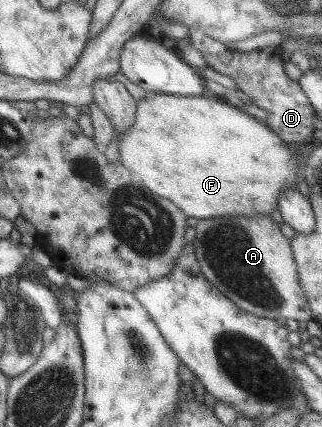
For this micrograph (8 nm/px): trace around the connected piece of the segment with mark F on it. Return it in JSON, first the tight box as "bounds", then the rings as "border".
{"bounds":[116,93,302,218],"border":[[[152,93],[145,95],[143,99],[137,100],[137,109],[135,112],[135,118],[132,126],[129,126],[126,130],[119,132],[116,135],[117,150],[119,160],[122,166],[125,166],[128,170],[131,170],[145,188],[158,196],[170,200],[172,204],[176,204],[186,216],[190,218],[214,218],[214,217],[254,217],[259,214],[268,215],[277,209],[277,202],[281,190],[285,190],[287,186],[293,186],[293,190],[296,189],[296,179],[298,174],[302,173],[302,170],[298,167],[298,160],[296,156],[293,156],[291,146],[284,143],[272,129],[269,129],[262,123],[261,120],[257,120],[254,117],[248,115],[243,108],[235,101],[230,102],[229,98],[212,98],[202,96],[172,96],[170,94],[158,94]]]}

